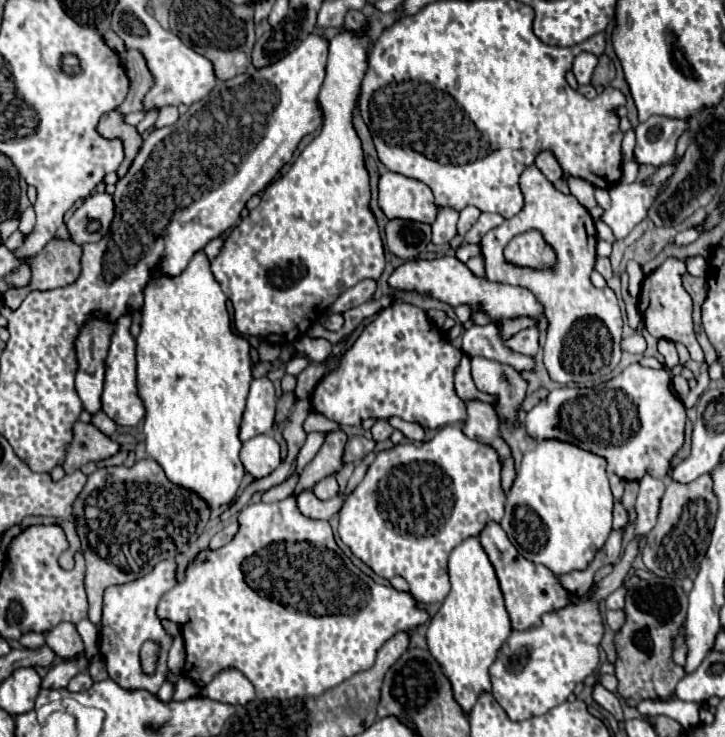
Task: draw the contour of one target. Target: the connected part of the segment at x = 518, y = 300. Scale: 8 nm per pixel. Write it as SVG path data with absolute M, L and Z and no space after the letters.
M435 257L435 259L409 259L403 265L399 265L389 275L389 287L395 291L415 291L425 299L437 299L443 303L449 303L451 307L469 305L471 313L485 313L491 321L501 323L507 319L519 319L519 317L531 317L537 321L537 329L541 333L547 331L547 315L545 307L539 303L539 299L525 287L513 287L505 283L495 283L485 277L479 277L469 271L465 263L461 263L457 257Z

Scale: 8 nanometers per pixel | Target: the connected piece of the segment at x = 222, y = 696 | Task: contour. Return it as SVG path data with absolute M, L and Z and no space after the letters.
M235 669L221 671L205 689L201 689L201 693L209 699L229 703L233 707L245 705L255 697L253 685Z

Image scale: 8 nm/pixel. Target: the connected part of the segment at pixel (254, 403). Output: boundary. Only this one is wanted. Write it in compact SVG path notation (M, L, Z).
M269 377L253 379L247 397L247 409L243 413L241 431L239 431L241 441L271 431L275 417L275 403L277 403L277 395Z

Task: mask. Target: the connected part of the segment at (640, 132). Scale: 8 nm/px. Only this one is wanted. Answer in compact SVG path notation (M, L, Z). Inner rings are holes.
M653 115L647 121L639 123L635 129L637 163L649 163L649 165L669 163L675 155L679 137L687 129L689 129L687 119L671 119L663 115Z

